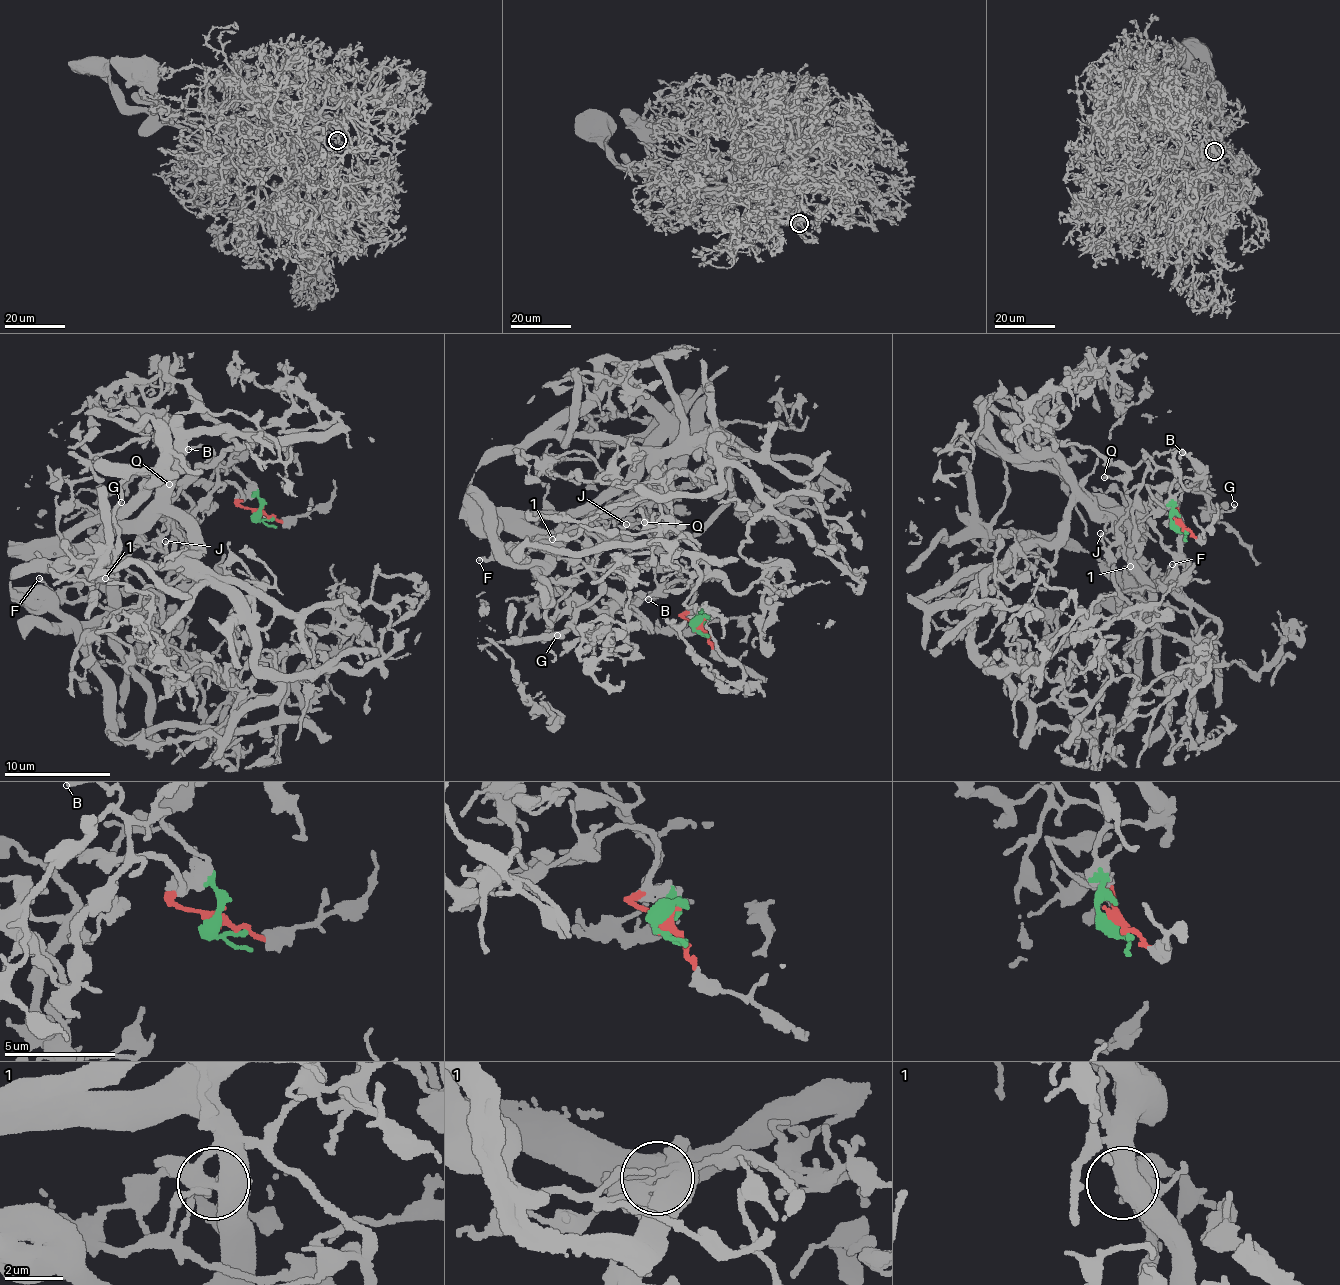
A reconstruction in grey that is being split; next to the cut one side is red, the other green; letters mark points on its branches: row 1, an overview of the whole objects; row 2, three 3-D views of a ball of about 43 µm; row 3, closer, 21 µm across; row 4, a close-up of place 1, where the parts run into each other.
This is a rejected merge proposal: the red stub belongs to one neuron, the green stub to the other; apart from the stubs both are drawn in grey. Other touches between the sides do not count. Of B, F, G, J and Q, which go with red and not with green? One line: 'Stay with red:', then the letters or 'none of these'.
Stay with red: G

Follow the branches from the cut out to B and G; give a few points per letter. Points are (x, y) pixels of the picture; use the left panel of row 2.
B: (260, 516), (258, 490), (232, 463), (222, 466), (200, 445), (187, 449)
G: (260, 513), (240, 505), (229, 482), (171, 486), (162, 476), (135, 476), (102, 500), (107, 514), (121, 502)

